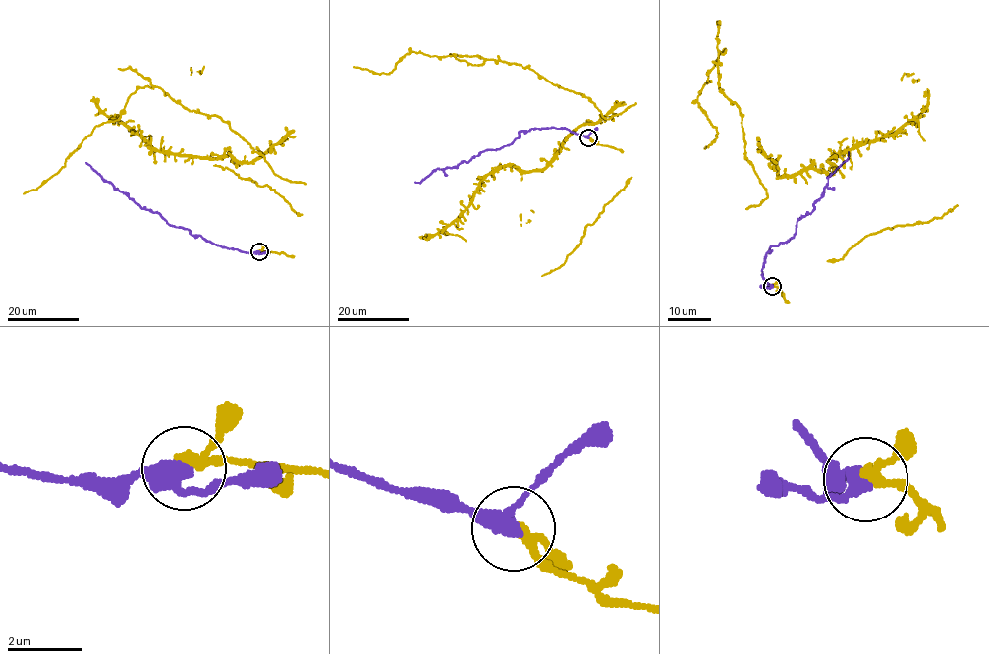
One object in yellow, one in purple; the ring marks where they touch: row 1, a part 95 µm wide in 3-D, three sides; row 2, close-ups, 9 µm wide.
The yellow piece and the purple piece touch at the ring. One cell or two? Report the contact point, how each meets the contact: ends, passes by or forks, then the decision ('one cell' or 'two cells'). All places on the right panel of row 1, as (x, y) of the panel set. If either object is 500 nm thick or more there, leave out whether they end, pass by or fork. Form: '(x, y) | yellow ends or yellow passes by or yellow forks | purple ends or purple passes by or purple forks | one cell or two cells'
(772, 286) | yellow passes by | purple passes by | one cell

